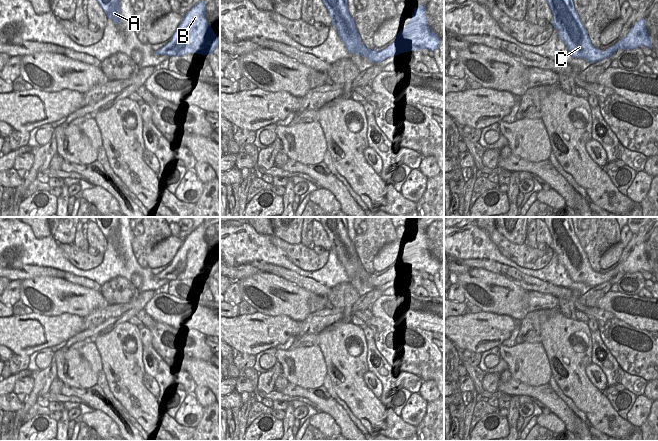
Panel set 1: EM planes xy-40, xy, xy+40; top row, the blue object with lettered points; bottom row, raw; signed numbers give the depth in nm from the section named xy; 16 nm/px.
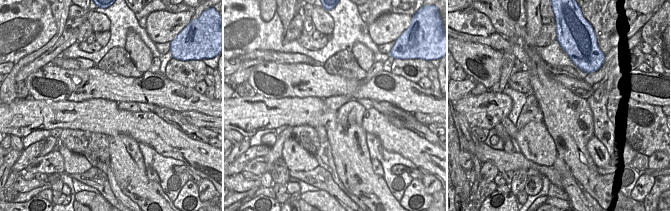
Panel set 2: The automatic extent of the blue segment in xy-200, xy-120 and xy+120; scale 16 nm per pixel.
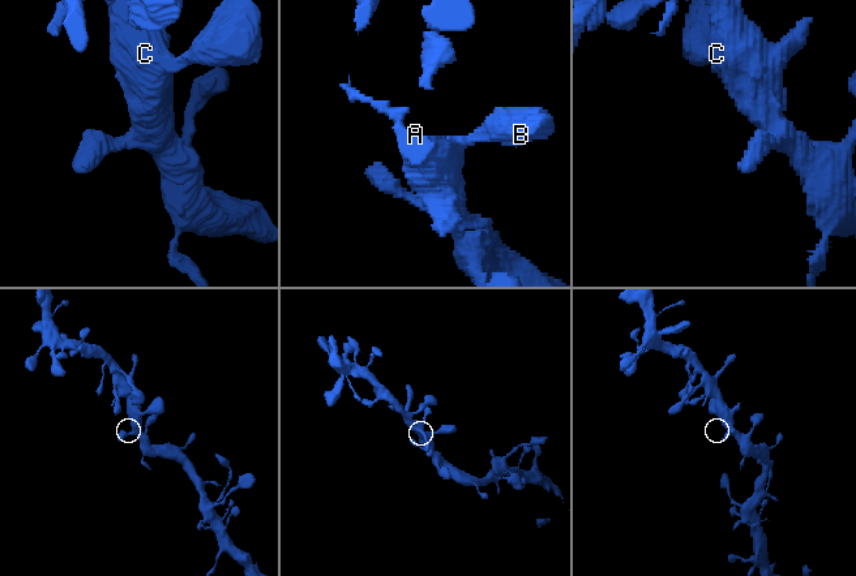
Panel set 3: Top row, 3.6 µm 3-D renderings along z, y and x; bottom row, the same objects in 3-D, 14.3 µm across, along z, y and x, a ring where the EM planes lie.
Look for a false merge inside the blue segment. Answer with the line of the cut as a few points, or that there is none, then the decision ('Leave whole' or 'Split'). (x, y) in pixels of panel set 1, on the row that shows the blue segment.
No split. Leave whole

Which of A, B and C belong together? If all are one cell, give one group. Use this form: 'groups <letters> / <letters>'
groups A B C

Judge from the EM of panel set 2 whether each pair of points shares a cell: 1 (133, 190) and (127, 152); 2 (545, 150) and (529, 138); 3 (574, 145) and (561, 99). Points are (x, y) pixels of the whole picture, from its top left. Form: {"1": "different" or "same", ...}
{"1": "same", "2": "same", "3": "same"}

